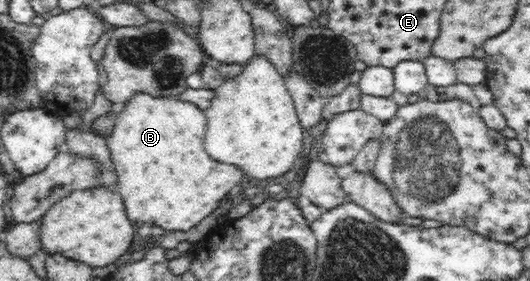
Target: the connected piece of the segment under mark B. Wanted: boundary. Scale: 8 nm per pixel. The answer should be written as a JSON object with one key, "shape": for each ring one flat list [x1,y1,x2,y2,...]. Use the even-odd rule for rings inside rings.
{"shape":[[136,92,126,102,126,107,116,115,116,125,105,138,110,158,118,176,118,185,111,186,123,201,127,216,141,224,156,224,164,231,188,231,215,211,246,175,236,164,220,163,214,160,204,147,208,120,206,115,188,101,168,96,153,96,148,92]]}

